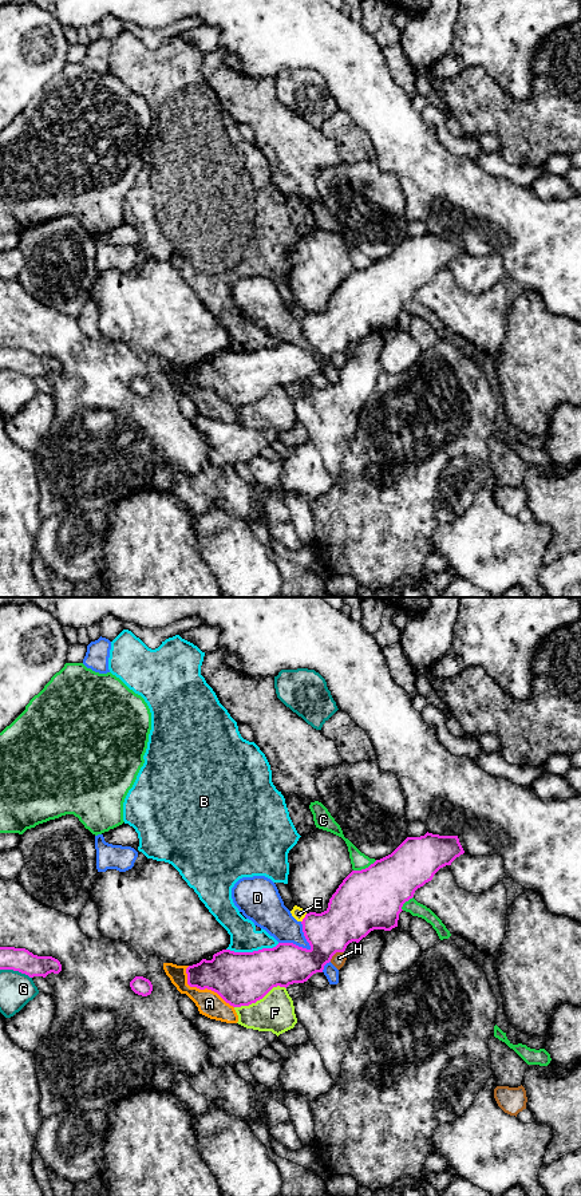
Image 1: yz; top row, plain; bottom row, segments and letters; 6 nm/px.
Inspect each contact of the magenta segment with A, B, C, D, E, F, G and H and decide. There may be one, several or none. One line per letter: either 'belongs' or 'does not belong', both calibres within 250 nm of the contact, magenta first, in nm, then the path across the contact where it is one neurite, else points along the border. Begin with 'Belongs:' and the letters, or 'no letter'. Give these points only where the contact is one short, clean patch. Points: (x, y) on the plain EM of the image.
Belongs: no letter
A: does not belong | 320/150 nm
B: does not belong | 320/170 nm
C: does not belong | 360/100 nm | along yz (376, 260), (364, 268), (354, 271)
D: does not belong | 260/200 nm
E: does not belong | 260/80 nm
F: does not belong | 320/220 nm
G: does not belong | 140/200 nm
H: does not belong | 300/80 nm | along yz (343, 351), (338, 351), (329, 360)

